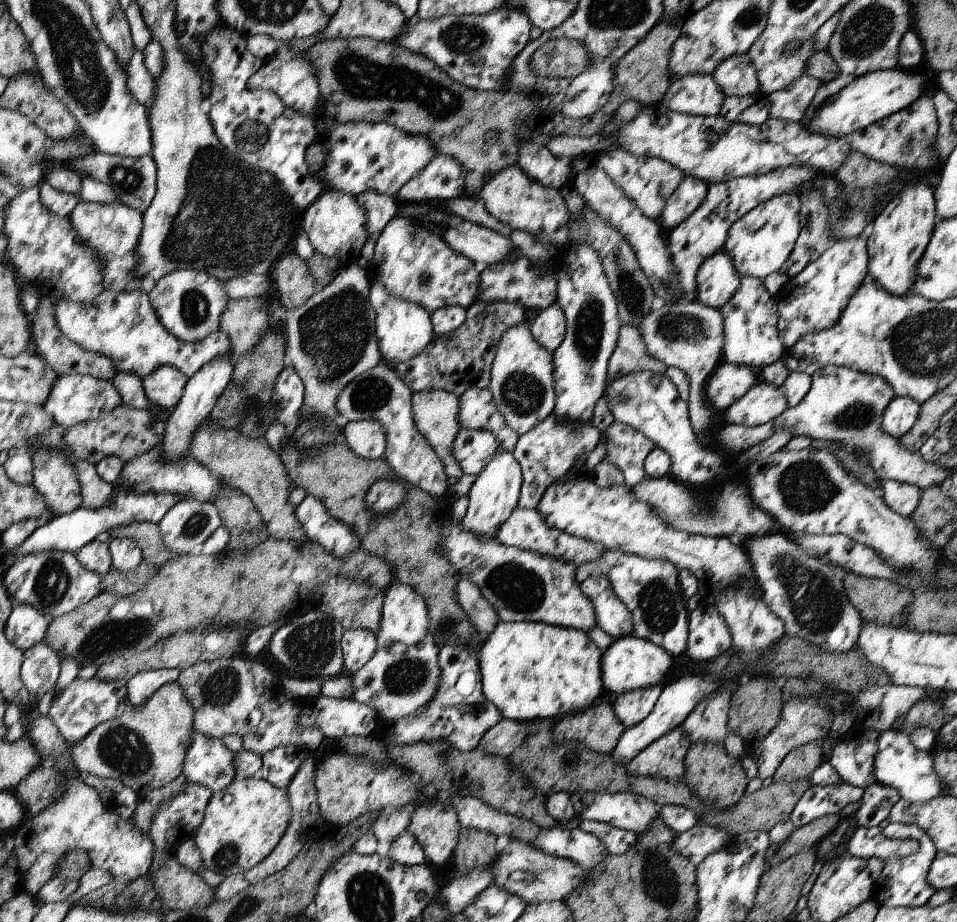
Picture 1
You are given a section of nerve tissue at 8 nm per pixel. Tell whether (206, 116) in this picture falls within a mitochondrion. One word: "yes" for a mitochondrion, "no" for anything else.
no

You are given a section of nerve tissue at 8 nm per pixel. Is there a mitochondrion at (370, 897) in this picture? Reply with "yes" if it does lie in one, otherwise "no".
yes

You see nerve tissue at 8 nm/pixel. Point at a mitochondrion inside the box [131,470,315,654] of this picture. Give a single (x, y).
(196, 524)

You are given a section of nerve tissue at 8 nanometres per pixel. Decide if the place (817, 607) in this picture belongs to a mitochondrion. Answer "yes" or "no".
yes

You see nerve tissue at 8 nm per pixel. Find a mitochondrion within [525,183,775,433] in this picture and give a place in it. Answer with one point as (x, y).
(589, 318)

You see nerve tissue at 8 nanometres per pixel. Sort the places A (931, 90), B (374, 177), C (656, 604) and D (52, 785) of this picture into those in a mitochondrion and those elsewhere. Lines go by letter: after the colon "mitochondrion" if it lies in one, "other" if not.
A: other
B: other
C: mitochondrion
D: mitochondrion

